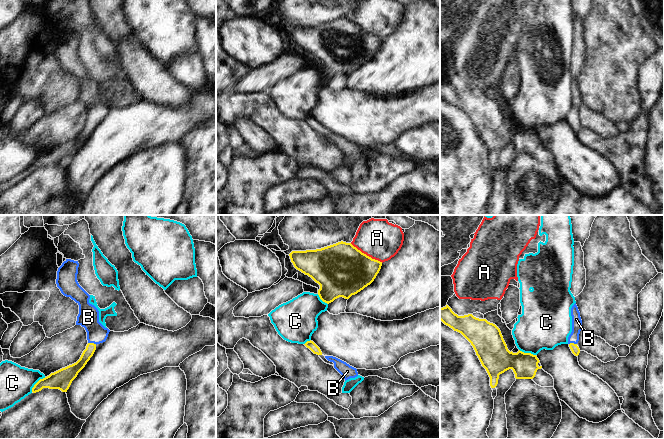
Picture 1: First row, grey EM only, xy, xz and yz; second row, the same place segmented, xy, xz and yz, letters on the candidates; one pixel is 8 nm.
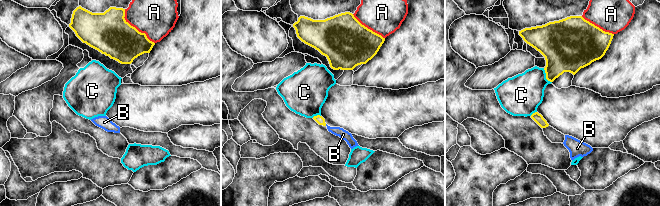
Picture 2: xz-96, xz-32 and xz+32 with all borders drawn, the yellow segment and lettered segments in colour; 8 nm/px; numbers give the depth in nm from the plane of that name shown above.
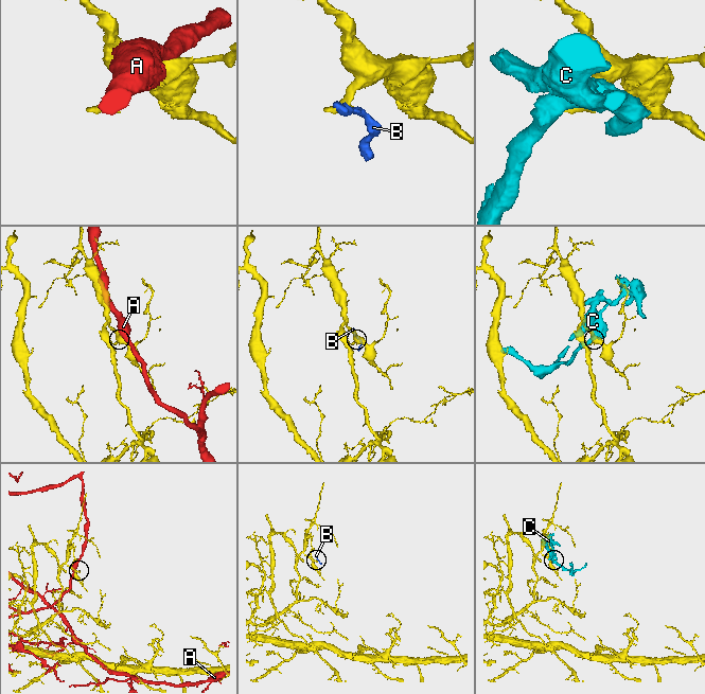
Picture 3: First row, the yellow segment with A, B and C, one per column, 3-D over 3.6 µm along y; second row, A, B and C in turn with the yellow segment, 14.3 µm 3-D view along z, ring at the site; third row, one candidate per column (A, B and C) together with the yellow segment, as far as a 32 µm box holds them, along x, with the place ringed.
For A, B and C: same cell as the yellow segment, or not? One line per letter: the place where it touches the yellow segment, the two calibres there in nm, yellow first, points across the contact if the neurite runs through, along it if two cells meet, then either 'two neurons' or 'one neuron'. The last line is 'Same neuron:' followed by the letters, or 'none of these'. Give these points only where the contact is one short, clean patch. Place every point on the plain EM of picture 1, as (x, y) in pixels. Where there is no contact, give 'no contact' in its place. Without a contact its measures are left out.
A: contact xz (365, 30); calibres 420 and 300 nm; two neurons
B: contact xy (92, 119); calibres 90 and 170 nm; way xy (75, 144), (84, 135), (92, 119), (92, 101), (88, 93); one neuron
C: contact xy (36, 159); calibres 160 and 260 nm; two neurons
Same neuron: B

